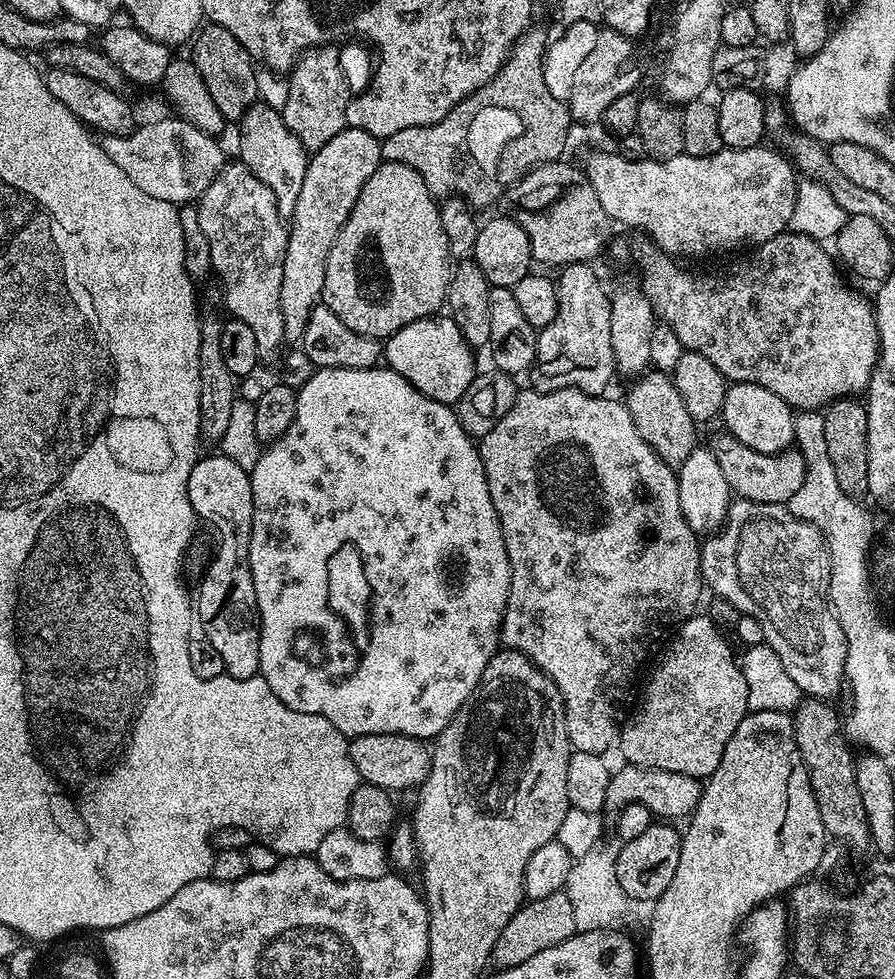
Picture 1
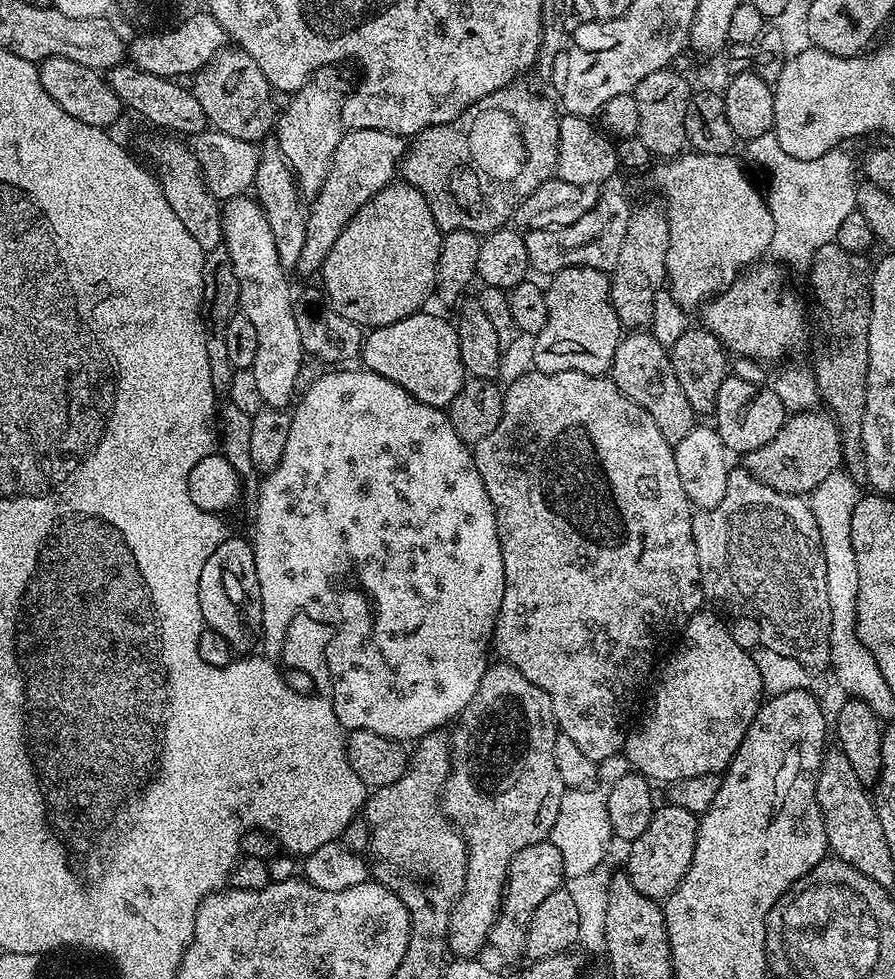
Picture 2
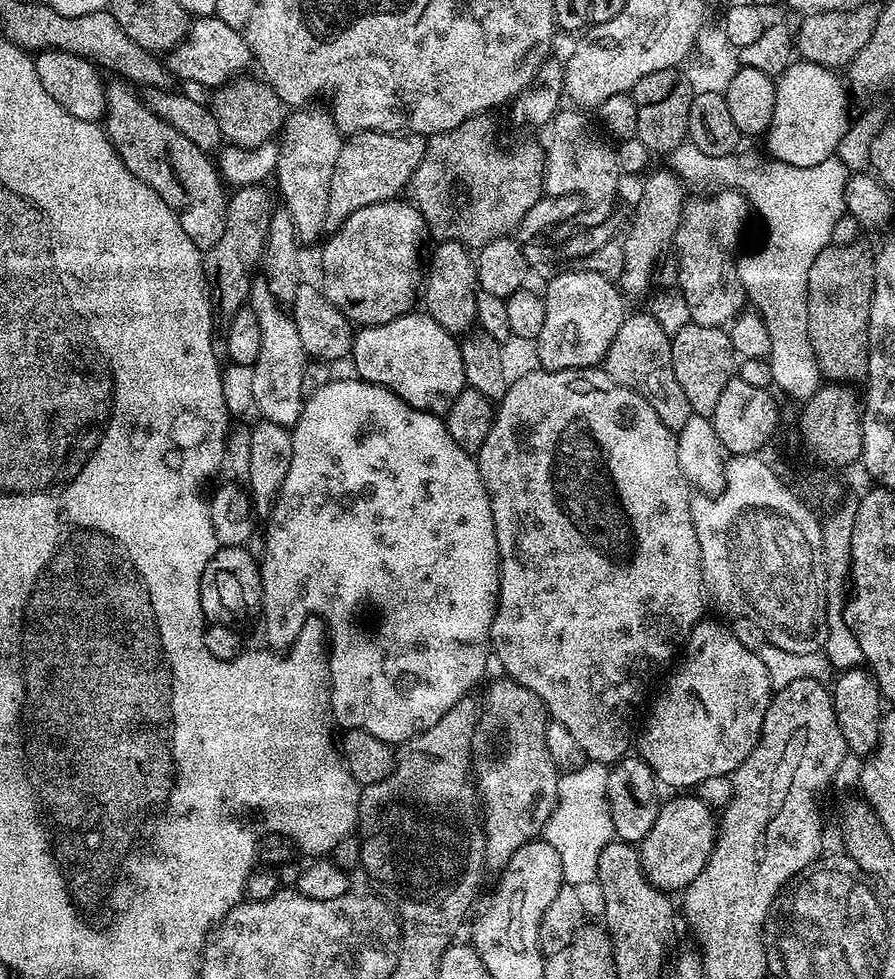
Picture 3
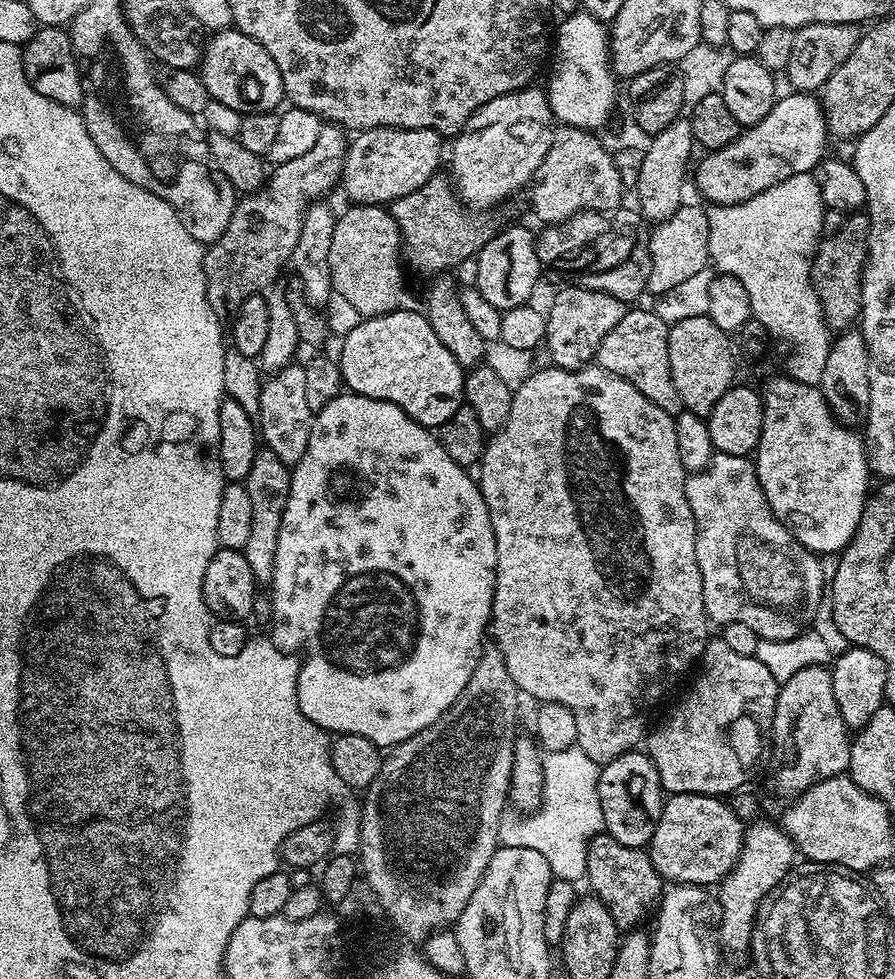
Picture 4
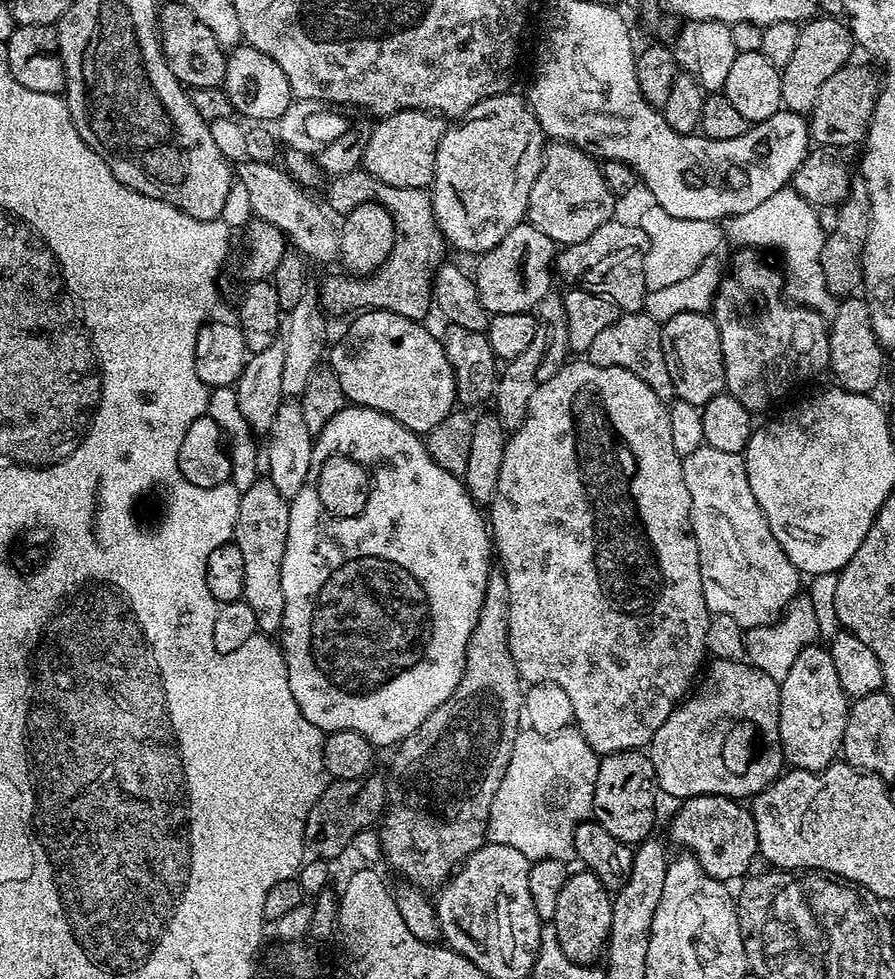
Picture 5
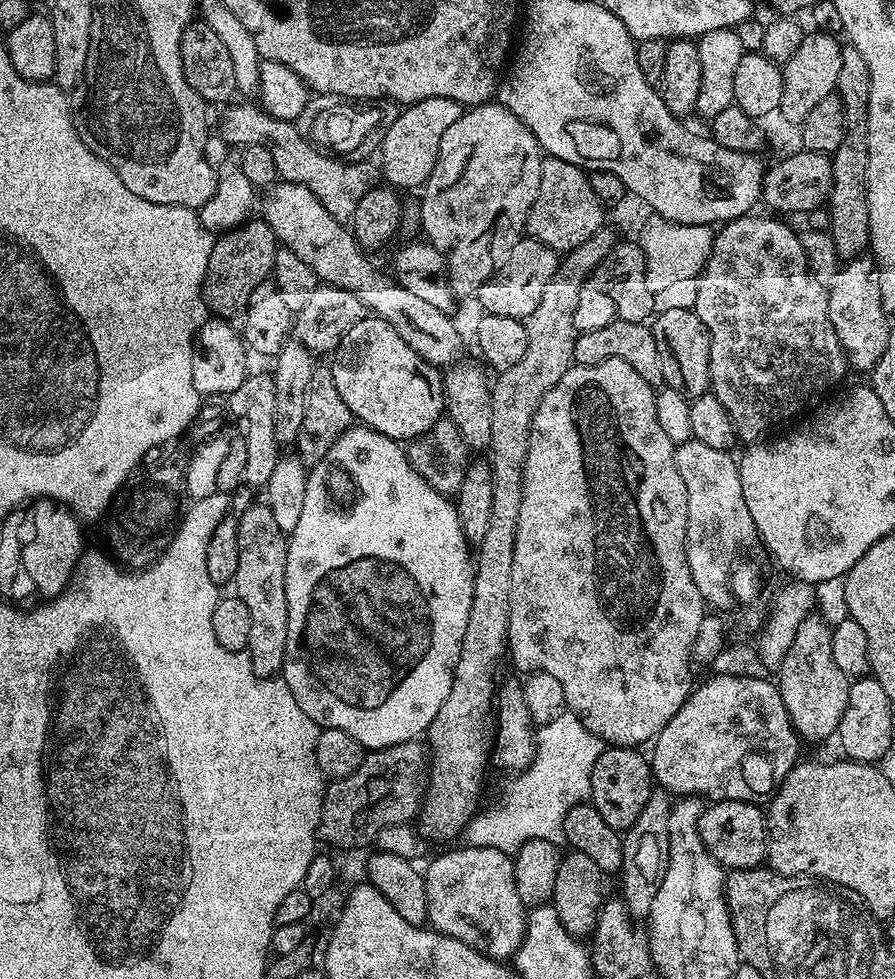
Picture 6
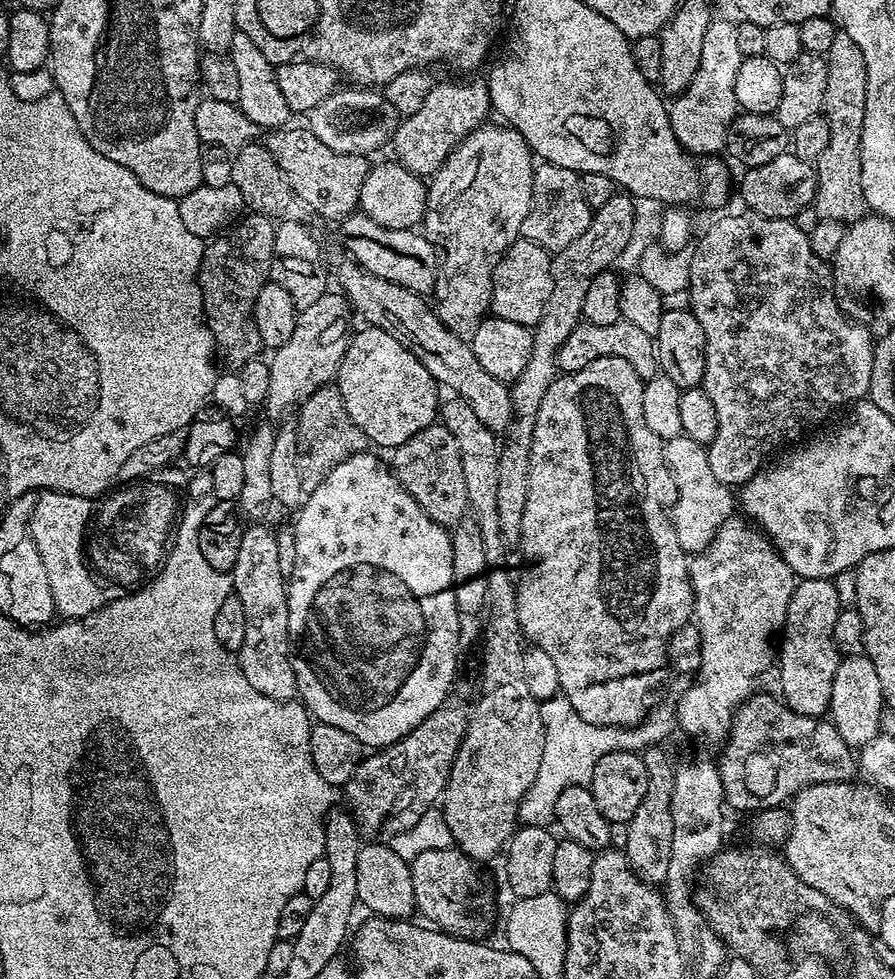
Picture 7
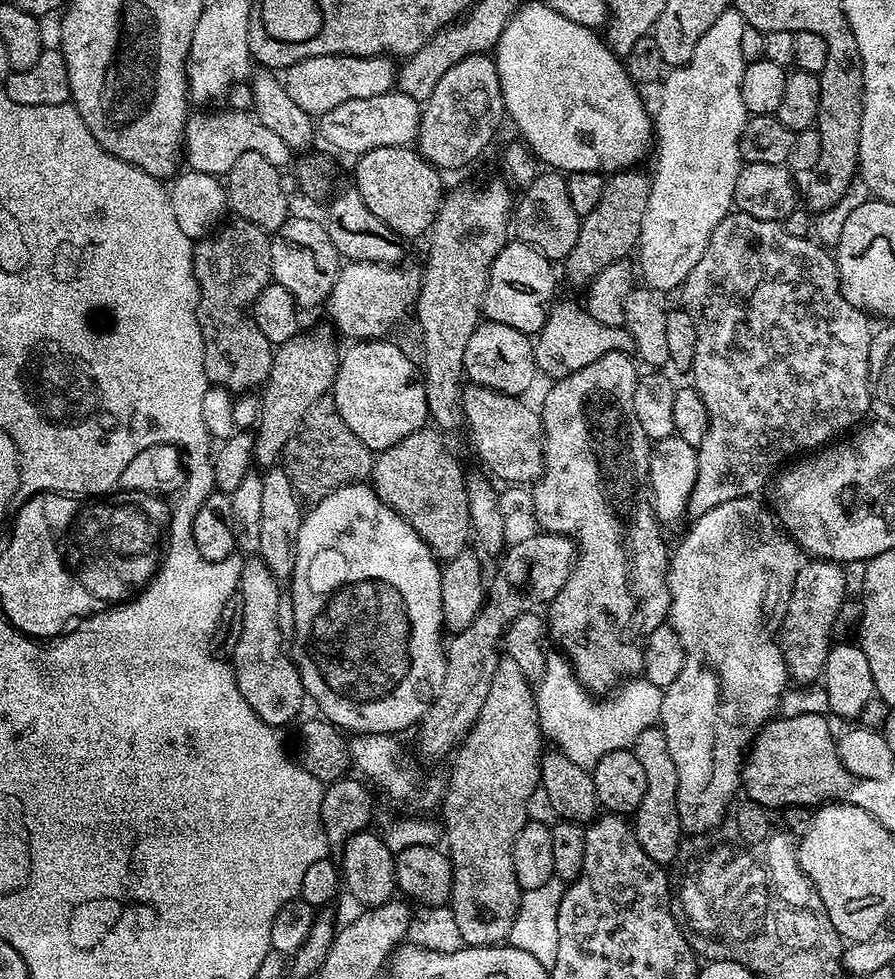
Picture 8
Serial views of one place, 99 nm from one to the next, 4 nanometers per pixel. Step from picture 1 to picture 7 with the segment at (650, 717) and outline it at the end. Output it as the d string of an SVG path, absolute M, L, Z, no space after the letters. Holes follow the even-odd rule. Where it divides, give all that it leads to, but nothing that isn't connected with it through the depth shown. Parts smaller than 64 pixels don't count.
M753 694L744 701L743 704L737 708L736 713L732 715L732 728L728 732L728 739L723 741L722 749L724 753L718 756L718 767L720 770L720 777L722 778L722 786L724 787L724 798L729 809L737 808L738 811L744 812L747 808L751 810L763 810L766 808L778 808L787 805L793 796L797 796L806 784L829 784L835 780L853 779L852 775L857 775L858 764L854 759L853 749L849 748L846 742L842 742L836 735L836 727L827 719L818 716L803 716L788 707L783 699L767 694Z

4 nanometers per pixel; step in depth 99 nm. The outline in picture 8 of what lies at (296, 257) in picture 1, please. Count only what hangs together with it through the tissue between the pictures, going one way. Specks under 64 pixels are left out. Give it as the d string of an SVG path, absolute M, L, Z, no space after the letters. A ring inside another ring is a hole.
M488 54L468 56L447 70L434 92L423 102L414 147L435 168L464 168L487 150L505 120L495 59Z

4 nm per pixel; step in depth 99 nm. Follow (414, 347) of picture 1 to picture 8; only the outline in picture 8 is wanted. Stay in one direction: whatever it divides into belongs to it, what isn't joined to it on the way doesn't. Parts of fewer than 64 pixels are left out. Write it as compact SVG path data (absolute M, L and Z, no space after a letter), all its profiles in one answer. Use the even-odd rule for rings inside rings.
M381 338L349 343L347 345L349 348L343 349L340 365L336 371L336 380L332 383L330 393L332 399L336 401L338 414L342 414L342 422L346 422L346 426L350 426L350 430L354 430L357 438L376 454L402 442L402 438L425 427L430 420L426 390L417 361L415 364L398 345L391 344L390 341L391 339Z

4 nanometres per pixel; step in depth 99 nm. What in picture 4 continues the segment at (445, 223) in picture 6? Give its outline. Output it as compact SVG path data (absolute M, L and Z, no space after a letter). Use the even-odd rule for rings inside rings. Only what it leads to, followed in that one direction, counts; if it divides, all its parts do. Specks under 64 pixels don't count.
M512 93L486 102L451 141L450 179L457 196L469 209L492 208L499 200L510 199L519 188L527 189L538 166L542 166L542 158L546 158L546 150L550 150L554 131L550 102L547 100L544 108L532 104L528 112L516 112L516 108L520 108L520 104L512 104Z

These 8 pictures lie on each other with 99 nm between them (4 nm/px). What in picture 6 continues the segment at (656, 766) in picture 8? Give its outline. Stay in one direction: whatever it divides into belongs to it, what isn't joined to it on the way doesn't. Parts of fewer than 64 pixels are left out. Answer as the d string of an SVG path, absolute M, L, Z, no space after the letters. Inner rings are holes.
M659 786L653 787L650 798L646 798L646 806L642 806L642 814L623 833L624 853L622 866L618 873L620 879L619 895L628 907L628 915L633 918L647 917L650 906L654 906L654 898L658 895L658 886L662 886L662 878L666 878L666 866L670 858L670 814L674 797L672 793Z

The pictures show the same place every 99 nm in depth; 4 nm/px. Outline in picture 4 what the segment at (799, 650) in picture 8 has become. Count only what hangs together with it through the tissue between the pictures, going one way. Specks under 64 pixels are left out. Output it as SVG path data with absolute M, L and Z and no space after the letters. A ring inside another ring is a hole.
M825 665L806 666L798 670L789 681L780 684L780 693L776 699L776 709L772 719L771 751L780 756L789 756L789 760L776 772L776 784L784 796L791 797L806 791L820 780L847 773L850 762L850 730L842 722L838 702L834 702L834 682L832 673Z

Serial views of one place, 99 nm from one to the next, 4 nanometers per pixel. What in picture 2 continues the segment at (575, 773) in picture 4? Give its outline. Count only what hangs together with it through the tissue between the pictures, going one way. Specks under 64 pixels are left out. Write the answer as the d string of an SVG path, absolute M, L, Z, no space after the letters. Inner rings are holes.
M591 787L567 789L552 827L550 839L554 846L558 846L558 854L562 854L564 875L568 880L597 871L614 840L605 793L592 791Z

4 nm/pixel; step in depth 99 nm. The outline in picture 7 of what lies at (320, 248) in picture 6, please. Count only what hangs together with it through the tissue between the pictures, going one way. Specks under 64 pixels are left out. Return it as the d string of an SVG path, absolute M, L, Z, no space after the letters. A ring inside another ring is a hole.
M355 262L349 265L349 268L340 272L339 287L353 313L359 319L361 316L365 325L381 328L386 330L386 334L398 338L398 342L402 342L402 346L406 346L406 350L410 350L410 354L414 354L414 358L418 358L418 362L430 370L437 385L445 389L453 388L451 391L472 407L474 414L478 414L478 419L492 433L503 433L513 417L509 385L482 370L478 358L474 358L471 343L461 333L450 331L438 318L435 307L429 301L427 304L424 301L427 299L421 293L406 290L394 282L386 282L386 278L370 274Z

